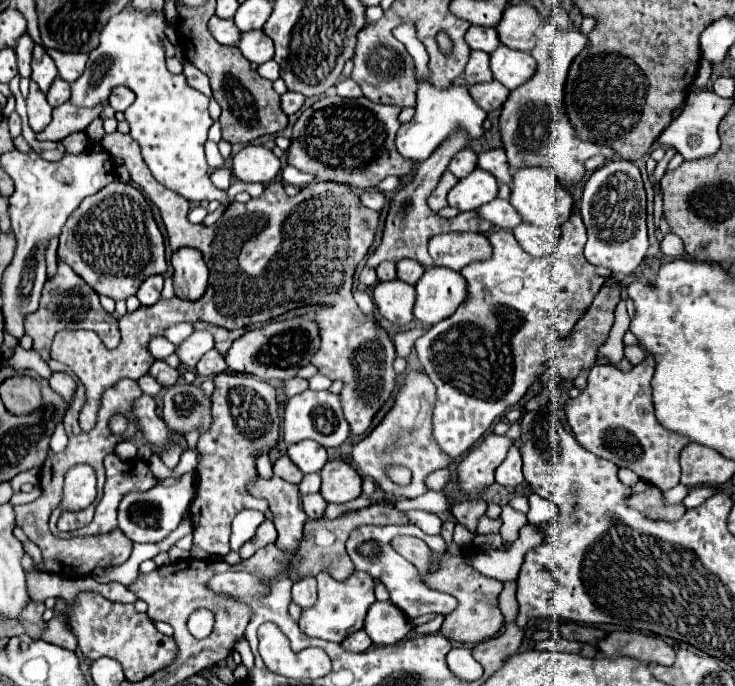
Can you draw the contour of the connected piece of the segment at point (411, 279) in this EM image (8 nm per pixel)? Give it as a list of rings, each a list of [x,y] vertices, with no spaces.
[[[402,259],[402,261],[398,261],[396,263],[398,267],[398,279],[400,281],[404,281],[404,283],[410,283],[410,285],[414,285],[420,277],[422,277],[422,273],[426,271],[418,261],[414,261],[414,259]]]

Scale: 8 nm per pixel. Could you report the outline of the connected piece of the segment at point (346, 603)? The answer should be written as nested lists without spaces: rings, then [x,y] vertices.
[[[328,571],[318,573],[316,579],[318,579],[318,601],[314,607],[302,611],[298,625],[310,637],[342,643],[348,635],[352,635],[354,631],[364,627],[366,611],[376,601],[374,599],[374,581],[372,581],[372,577],[368,577],[368,573],[362,573],[362,571],[354,571],[348,577],[348,581],[336,581],[330,577]]]

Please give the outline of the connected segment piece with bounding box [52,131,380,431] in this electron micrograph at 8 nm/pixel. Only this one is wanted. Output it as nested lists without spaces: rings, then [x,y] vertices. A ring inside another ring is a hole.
[[[120,131],[106,133],[102,139],[102,147],[112,157],[120,157],[124,161],[134,185],[140,185],[144,195],[160,209],[160,215],[162,215],[166,231],[168,231],[170,247],[194,247],[204,255],[206,265],[210,269],[210,283],[208,283],[206,293],[198,301],[182,301],[182,299],[174,297],[170,301],[158,301],[150,307],[142,305],[136,311],[120,317],[122,341],[112,351],[106,349],[98,335],[91,330],[70,331],[70,329],[66,329],[54,337],[52,359],[66,363],[78,375],[78,379],[82,381],[82,385],[86,389],[86,403],[80,411],[80,427],[84,431],[90,431],[94,427],[96,417],[98,417],[100,397],[108,387],[116,385],[120,379],[134,379],[136,381],[150,369],[150,365],[154,363],[154,357],[148,351],[148,343],[152,337],[164,335],[164,331],[170,325],[176,325],[182,321],[192,321],[192,323],[208,321],[208,323],[214,323],[224,329],[238,329],[238,327],[250,327],[256,323],[266,323],[266,321],[270,321],[286,311],[292,311],[296,307],[336,305],[336,303],[344,303],[344,301],[352,299],[354,271],[356,271],[358,263],[368,255],[368,249],[374,243],[380,213],[364,207],[360,197],[354,191],[350,191],[346,185],[310,183],[308,187],[300,189],[298,195],[288,197],[284,193],[282,183],[274,181],[274,183],[266,185],[266,191],[260,197],[250,199],[248,203],[238,203],[238,201],[230,203],[226,207],[224,215],[214,225],[194,225],[186,217],[190,209],[190,202],[186,199],[180,199],[174,191],[168,191],[164,185],[160,185],[152,177],[148,165],[144,163],[142,155],[140,155],[138,143],[134,139],[130,139],[130,135],[124,135]]]

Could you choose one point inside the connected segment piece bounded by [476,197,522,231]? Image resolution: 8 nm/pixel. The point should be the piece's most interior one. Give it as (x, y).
(499, 212)

